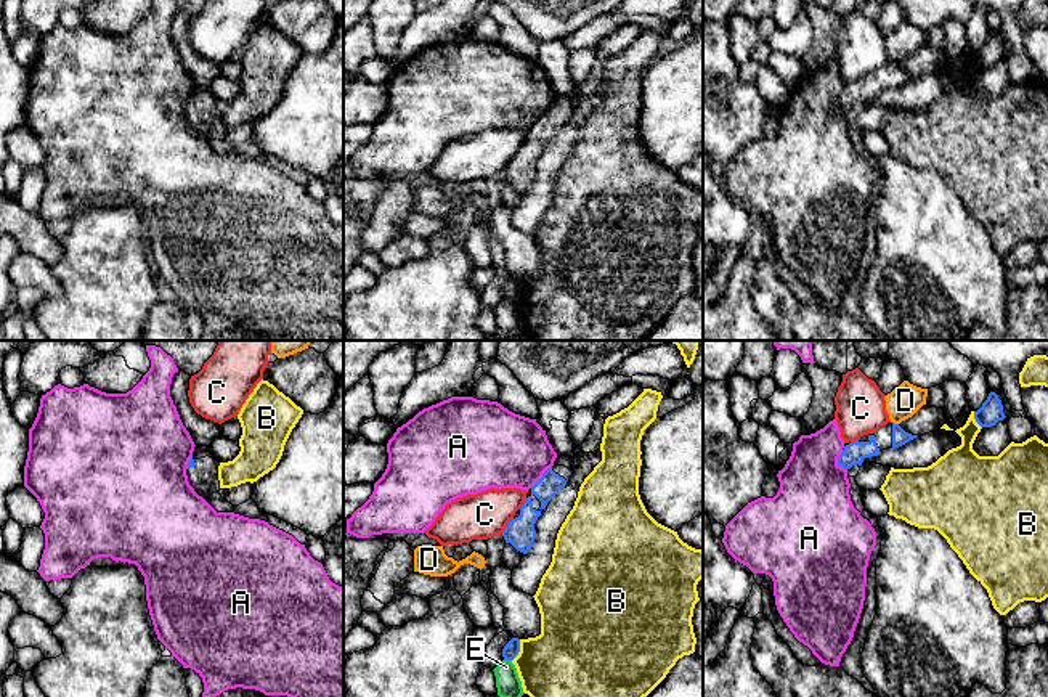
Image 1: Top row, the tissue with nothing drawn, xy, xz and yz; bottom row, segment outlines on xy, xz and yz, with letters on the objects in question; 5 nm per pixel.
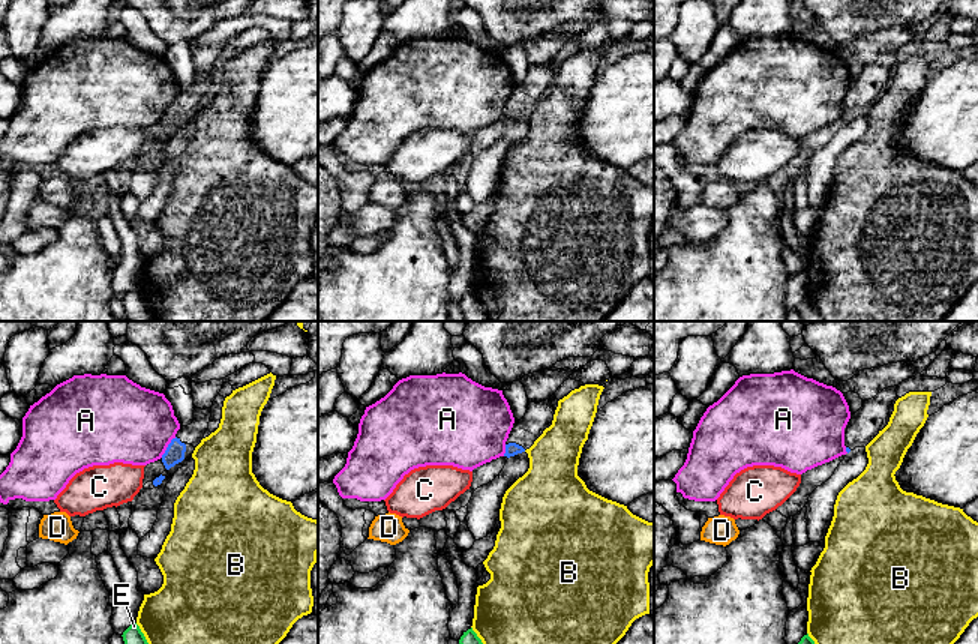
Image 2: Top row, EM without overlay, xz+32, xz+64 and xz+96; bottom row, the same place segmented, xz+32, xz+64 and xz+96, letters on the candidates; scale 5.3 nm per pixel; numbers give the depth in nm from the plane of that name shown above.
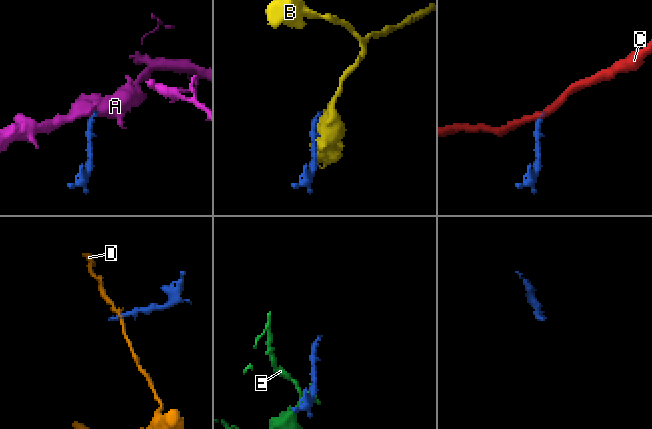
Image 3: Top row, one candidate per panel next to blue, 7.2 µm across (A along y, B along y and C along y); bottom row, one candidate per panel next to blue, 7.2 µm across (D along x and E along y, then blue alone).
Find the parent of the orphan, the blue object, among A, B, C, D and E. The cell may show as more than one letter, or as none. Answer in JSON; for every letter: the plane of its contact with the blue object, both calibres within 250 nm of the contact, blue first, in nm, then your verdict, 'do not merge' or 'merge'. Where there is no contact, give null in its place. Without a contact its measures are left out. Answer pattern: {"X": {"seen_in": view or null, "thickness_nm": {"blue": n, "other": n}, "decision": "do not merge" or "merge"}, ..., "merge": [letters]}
{"A": {"seen_in": "yz", "thickness_nm": {"blue": 110, "other": 380}, "decision": "do not merge"}, "B": {"seen_in": "xz", "thickness_nm": {"blue": 80, "other": 440}, "decision": "do not merge"}, "C": {"seen_in": "xz", "thickness_nm": {"blue": 150, "other": 220}, "decision": "do not merge"}, "D": {"seen_in": "yz", "thickness_nm": {"blue": 80, "other": 160}, "decision": "do not merge"}, "E": {"seen_in": "xz", "thickness_nm": {"blue": 80, "other": 130}, "decision": "do not merge"}, "merge": []}

